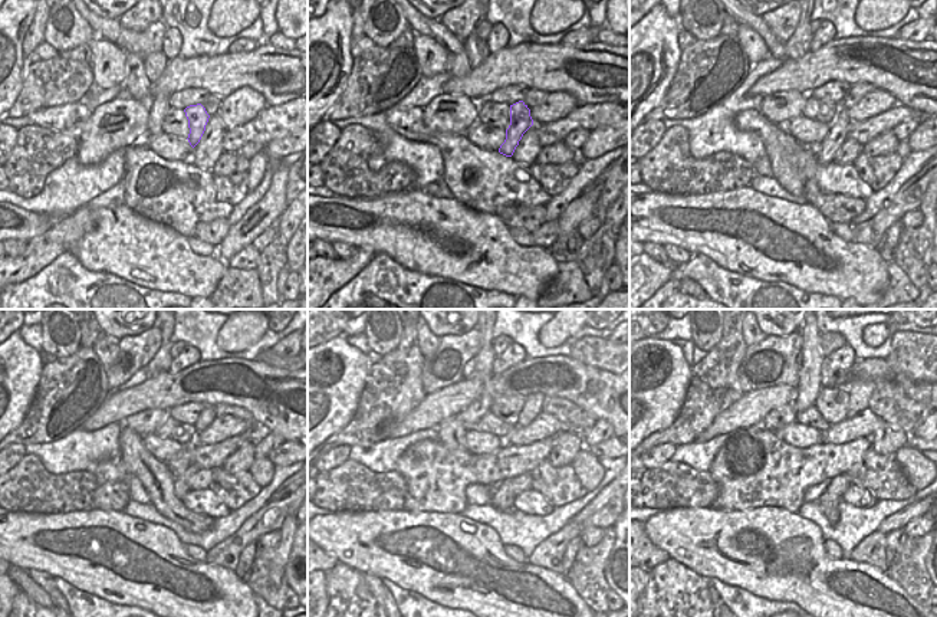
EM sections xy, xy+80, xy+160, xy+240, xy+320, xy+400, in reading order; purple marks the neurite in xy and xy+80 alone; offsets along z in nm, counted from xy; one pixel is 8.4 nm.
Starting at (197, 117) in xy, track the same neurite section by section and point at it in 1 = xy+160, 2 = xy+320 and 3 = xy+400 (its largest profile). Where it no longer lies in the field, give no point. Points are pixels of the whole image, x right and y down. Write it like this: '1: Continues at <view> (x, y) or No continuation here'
1: Continues at xy+160 (827, 151)
2: Continues at xy+320 (503, 496)
3: Continues at xy+400 (828, 504)

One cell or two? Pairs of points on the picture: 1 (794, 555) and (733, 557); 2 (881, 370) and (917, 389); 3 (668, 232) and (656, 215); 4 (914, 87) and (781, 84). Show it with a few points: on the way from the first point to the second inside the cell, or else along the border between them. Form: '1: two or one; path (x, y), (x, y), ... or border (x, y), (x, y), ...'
1: one; path (779, 557), (771, 564), (759, 557), (748, 557)
2: one; path (890, 374), (908, 384)
3: one; path (668, 227), (660, 219)
4: one; path (881, 71), (814, 71)

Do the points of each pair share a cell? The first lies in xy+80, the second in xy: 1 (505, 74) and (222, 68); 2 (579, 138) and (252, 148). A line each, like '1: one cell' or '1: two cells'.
1: one cell
2: one cell

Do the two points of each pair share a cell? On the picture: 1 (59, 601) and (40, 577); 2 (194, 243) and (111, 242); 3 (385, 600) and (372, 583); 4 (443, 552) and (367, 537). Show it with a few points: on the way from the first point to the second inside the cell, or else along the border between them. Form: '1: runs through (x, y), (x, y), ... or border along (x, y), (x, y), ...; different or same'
1: runs through (56, 596), (46, 583); same
2: border along (187, 239), (187, 245), (196, 253), (214, 255); different
3: runs through (382, 596), (377, 587); same
4: runs through (424, 552), (416, 550), (385, 551); same

